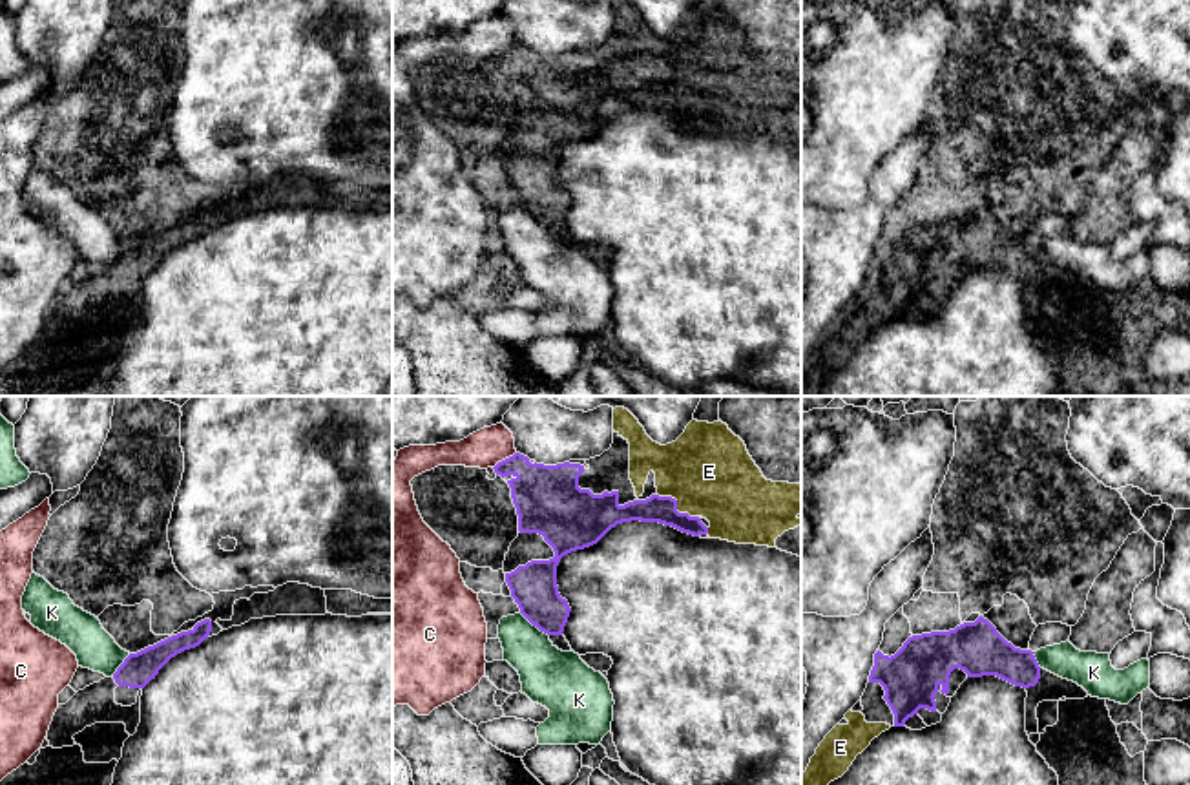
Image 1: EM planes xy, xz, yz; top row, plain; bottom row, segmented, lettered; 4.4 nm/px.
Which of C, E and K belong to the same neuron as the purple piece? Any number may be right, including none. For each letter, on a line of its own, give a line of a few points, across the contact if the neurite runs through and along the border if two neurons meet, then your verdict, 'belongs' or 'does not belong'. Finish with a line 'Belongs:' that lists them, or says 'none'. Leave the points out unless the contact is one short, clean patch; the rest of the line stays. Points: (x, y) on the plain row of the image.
C: line xz (515, 42), (493, 59); does not belong
E: does not belong
K: line xz (519, 203), (548, 227); does not belong
Belongs: none

